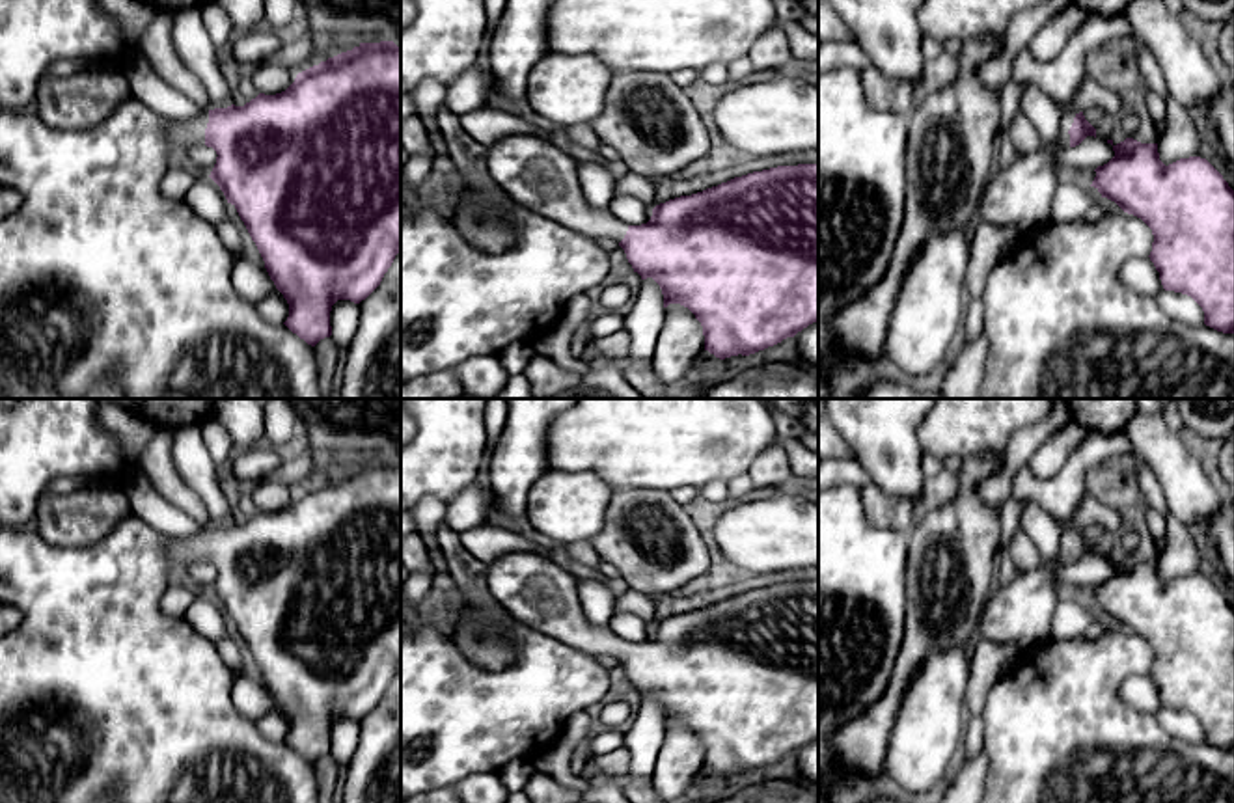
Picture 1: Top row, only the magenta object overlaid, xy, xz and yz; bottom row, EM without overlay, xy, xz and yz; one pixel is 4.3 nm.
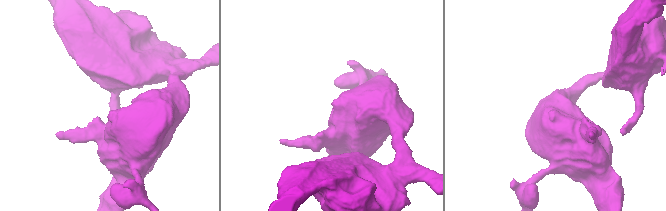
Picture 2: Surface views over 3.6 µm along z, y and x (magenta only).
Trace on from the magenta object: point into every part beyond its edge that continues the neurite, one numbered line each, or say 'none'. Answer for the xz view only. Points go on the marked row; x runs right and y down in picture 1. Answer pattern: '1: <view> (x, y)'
1: xz (535, 174)

